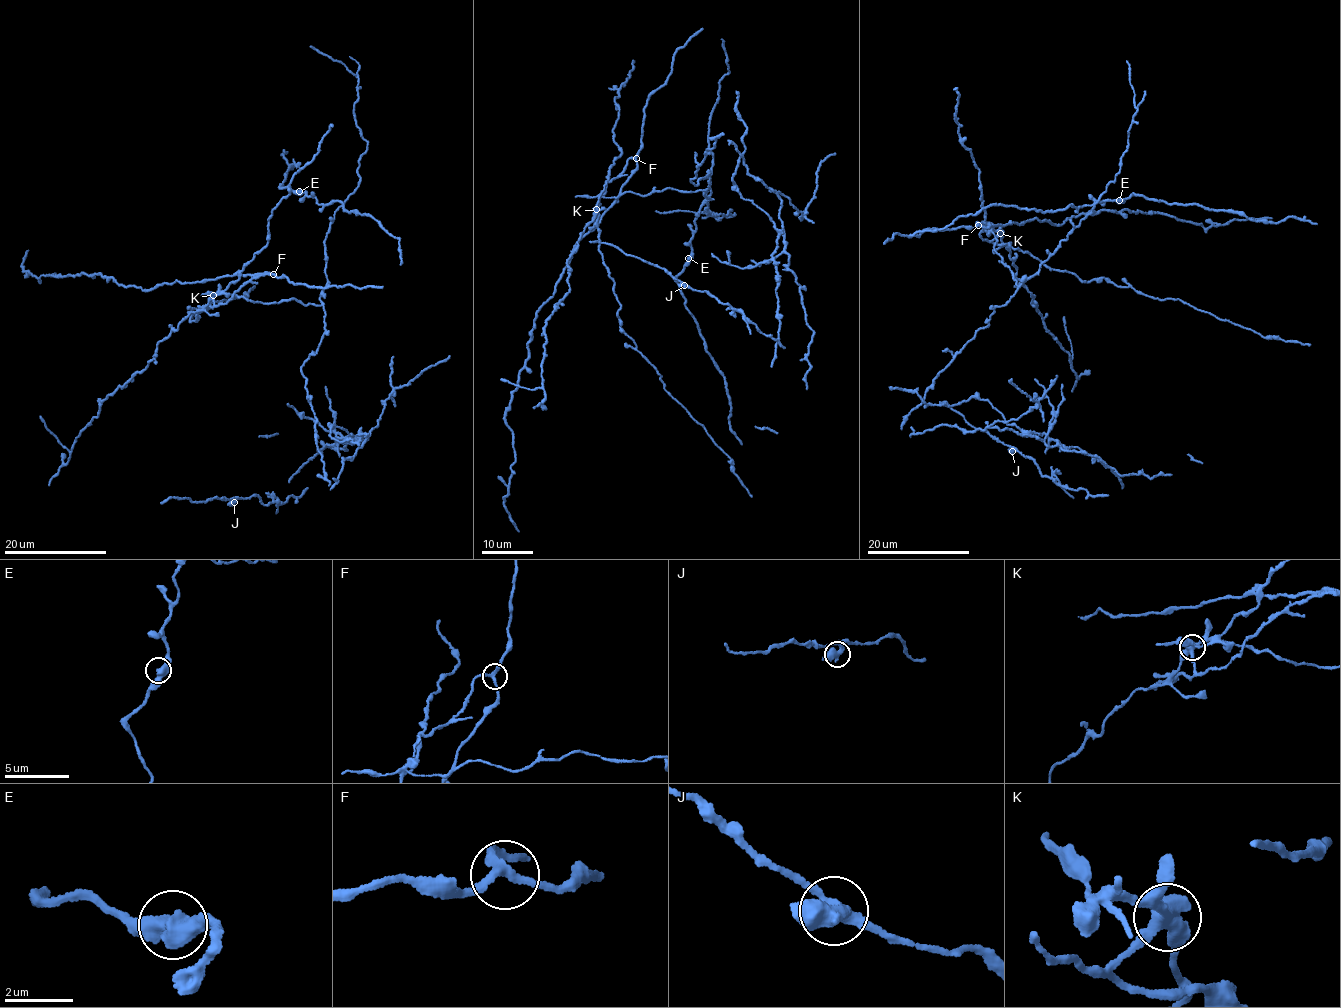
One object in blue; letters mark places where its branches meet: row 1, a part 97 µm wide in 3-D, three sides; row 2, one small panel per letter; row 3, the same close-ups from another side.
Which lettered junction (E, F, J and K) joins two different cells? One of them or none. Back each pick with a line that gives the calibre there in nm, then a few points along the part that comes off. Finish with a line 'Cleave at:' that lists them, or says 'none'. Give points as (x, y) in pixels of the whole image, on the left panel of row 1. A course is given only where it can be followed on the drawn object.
K: 440 nm thick
Cleave at: K

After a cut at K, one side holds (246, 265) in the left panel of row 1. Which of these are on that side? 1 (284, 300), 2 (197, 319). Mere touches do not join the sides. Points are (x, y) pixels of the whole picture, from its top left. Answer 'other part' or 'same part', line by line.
1: same part
2: other part

